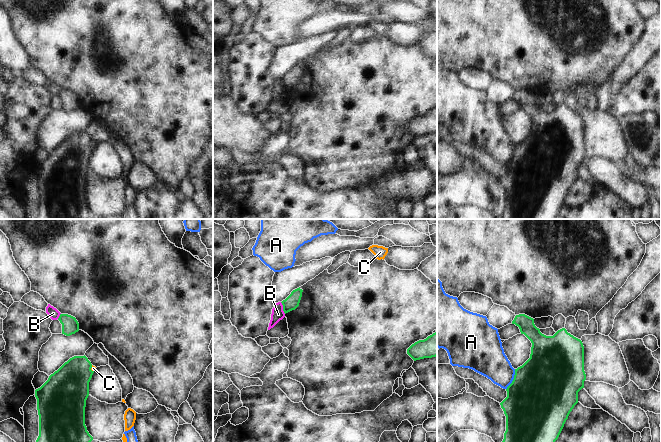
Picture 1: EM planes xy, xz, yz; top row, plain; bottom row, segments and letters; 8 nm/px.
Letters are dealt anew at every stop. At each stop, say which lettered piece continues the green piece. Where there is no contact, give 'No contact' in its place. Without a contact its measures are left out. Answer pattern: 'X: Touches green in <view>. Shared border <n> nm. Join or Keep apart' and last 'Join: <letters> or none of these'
A: Touches green in yz. Shared border 180 nm. Keep apart
B: Touches green in xz. Shared border 100 nm. Keep apart
C: Touches green in xy. Shared border 60 nm. Keep apart
Join: none of these.

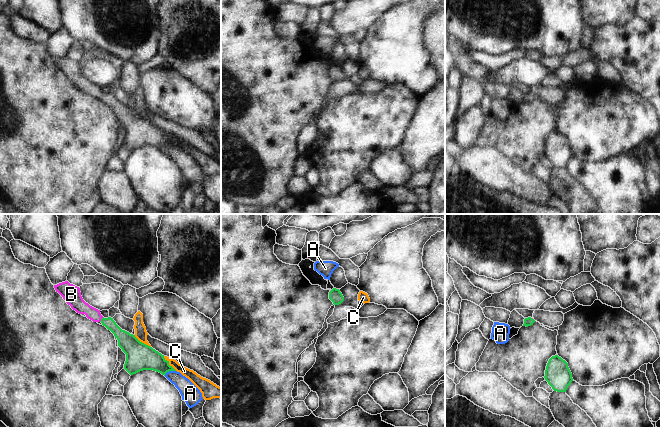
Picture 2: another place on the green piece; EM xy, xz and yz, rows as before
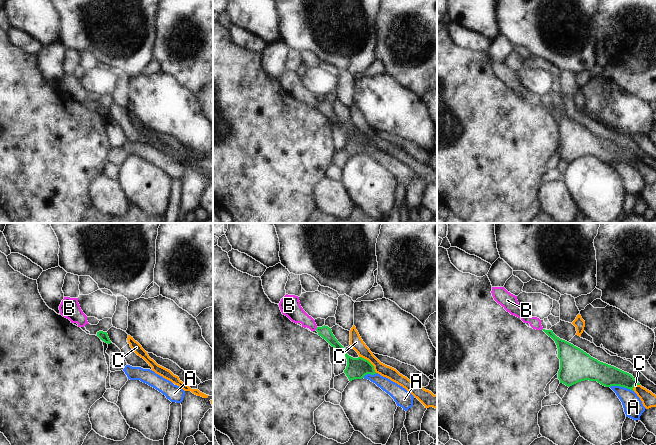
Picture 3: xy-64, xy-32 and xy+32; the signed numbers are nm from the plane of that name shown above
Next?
A: Touches green in xy. Shared border 100 nm. Keep apart
B: Touches green in xy. Shared border 50 nm. Join
C: Touches green in xy. Shared border 160 nm. Keep apart
Join: B.

